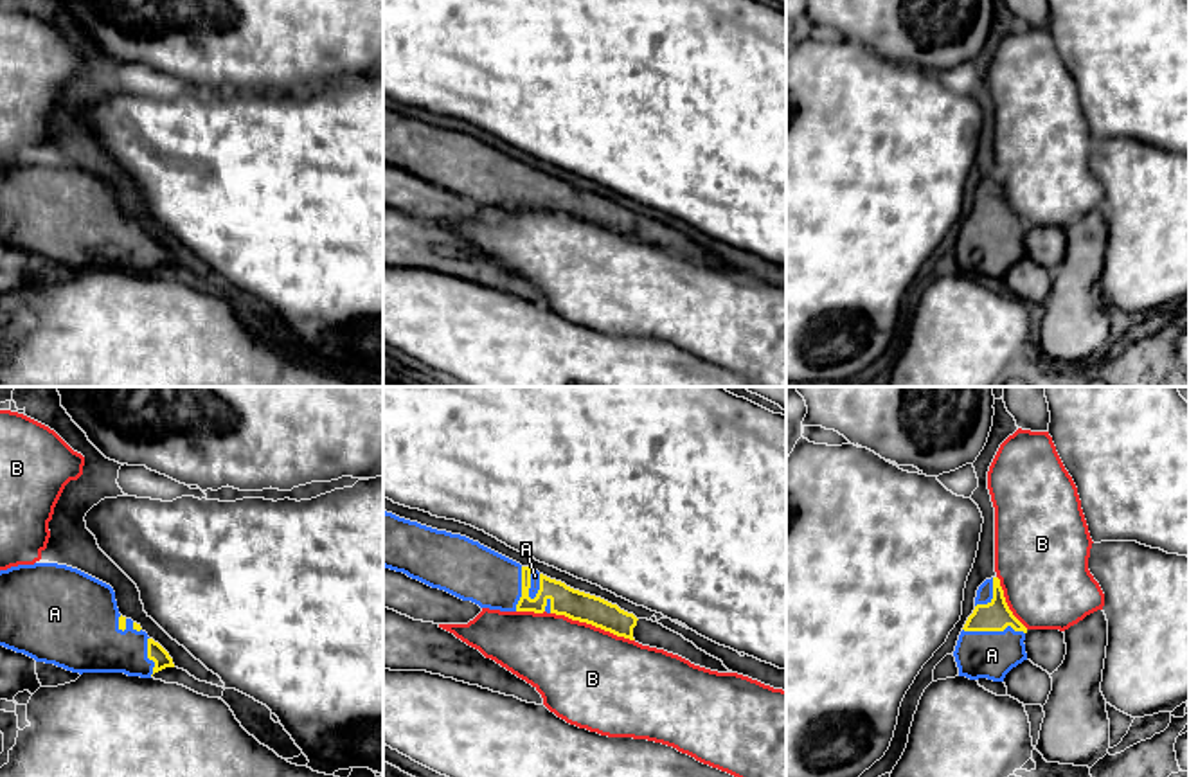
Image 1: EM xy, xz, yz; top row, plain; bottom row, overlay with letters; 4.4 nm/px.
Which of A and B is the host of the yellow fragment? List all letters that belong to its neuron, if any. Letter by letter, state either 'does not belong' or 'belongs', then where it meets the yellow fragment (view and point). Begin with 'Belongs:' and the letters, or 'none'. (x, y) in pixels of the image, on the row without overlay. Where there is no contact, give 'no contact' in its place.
Belongs: A
A: belongs | yz (993, 227)
B: does not belong | xz (592, 222)

